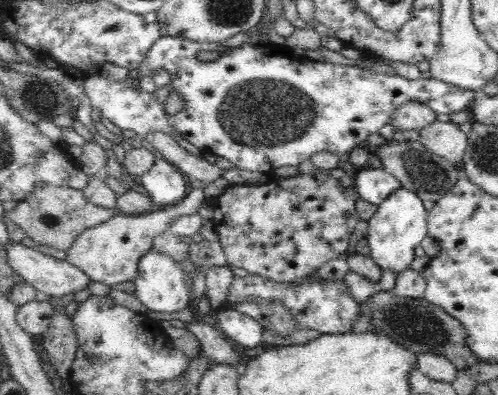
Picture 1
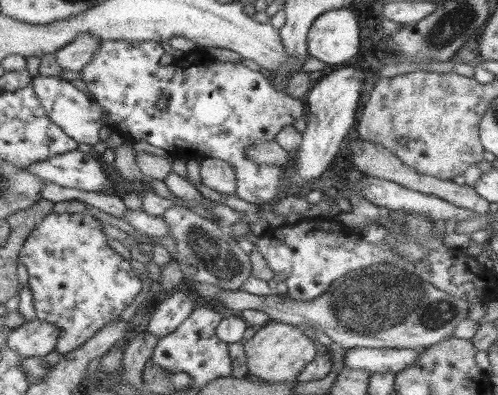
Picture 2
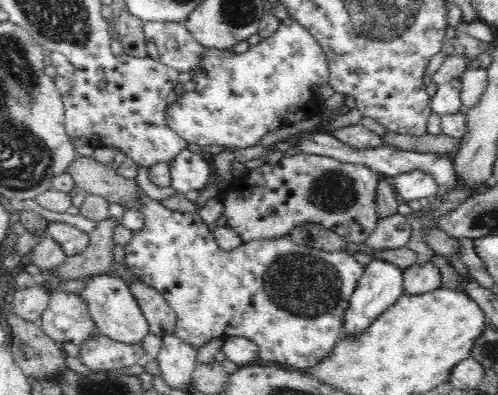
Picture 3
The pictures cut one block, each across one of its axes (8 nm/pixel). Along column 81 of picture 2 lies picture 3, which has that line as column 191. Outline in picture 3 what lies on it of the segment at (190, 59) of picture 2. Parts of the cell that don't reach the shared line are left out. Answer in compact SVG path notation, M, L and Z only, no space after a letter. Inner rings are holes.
M294 18L282 22L282 28L272 36L264 38L260 44L252 46L248 52L234 52L234 48L218 50L204 48L202 60L196 68L190 70L190 78L196 84L192 94L182 94L176 104L168 104L166 108L166 126L170 126L182 140L188 144L196 144L200 148L220 146L224 152L236 152L260 146L260 140L280 128L310 120L320 114L320 96L314 94L314 84L330 82L328 58L312 36L308 28L298 24Z

